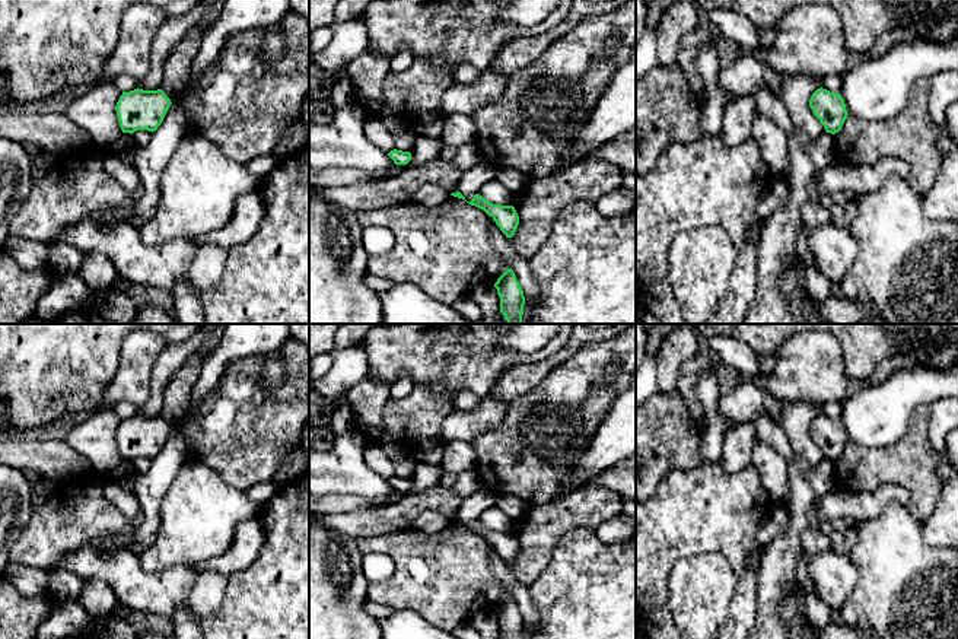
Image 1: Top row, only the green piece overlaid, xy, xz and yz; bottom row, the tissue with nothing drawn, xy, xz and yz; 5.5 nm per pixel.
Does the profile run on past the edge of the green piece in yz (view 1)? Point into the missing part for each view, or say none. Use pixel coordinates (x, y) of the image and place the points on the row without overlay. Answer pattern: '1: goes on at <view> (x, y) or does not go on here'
1: does not go on here

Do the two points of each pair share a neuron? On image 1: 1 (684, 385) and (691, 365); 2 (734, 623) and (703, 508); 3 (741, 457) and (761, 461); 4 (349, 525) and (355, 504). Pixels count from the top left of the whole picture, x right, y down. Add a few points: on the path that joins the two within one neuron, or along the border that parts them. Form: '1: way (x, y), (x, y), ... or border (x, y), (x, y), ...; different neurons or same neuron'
1: way (686, 381), (691, 369); same neuron
2: way (742, 594), (738, 544), (732, 537); same neuron
3: border (757, 436), (751, 463); different neurons
4: border (387, 505), (324, 514); different neurons

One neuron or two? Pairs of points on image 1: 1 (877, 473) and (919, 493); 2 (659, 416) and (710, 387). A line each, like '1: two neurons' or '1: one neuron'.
1: one neuron
2: two neurons

